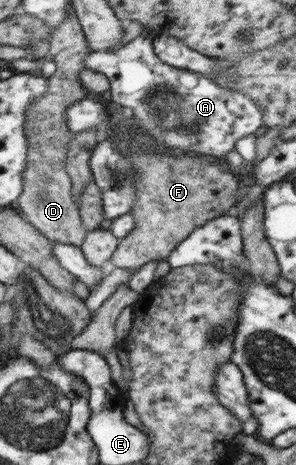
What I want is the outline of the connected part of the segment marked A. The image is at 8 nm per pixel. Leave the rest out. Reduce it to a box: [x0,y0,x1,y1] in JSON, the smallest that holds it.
[85,28,264,158]

